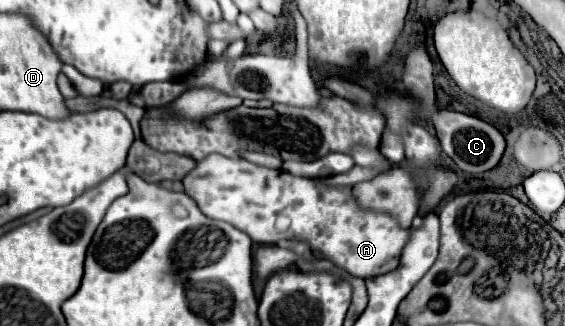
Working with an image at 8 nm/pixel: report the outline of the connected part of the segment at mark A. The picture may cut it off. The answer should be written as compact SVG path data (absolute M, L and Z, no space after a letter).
M209 154L201 162L197 162L197 166L183 178L183 186L185 186L185 194L197 202L199 210L205 216L213 220L229 222L231 226L243 230L253 242L257 244L277 244L279 240L309 242L313 252L319 252L337 268L359 278L371 278L375 274L385 274L389 270L395 270L399 266L401 252L413 232L413 228L401 228L397 218L387 212L361 208L355 202L351 188L347 186L345 188L325 186L323 182L293 176L285 170L257 166L245 158L233 160L221 154Z

